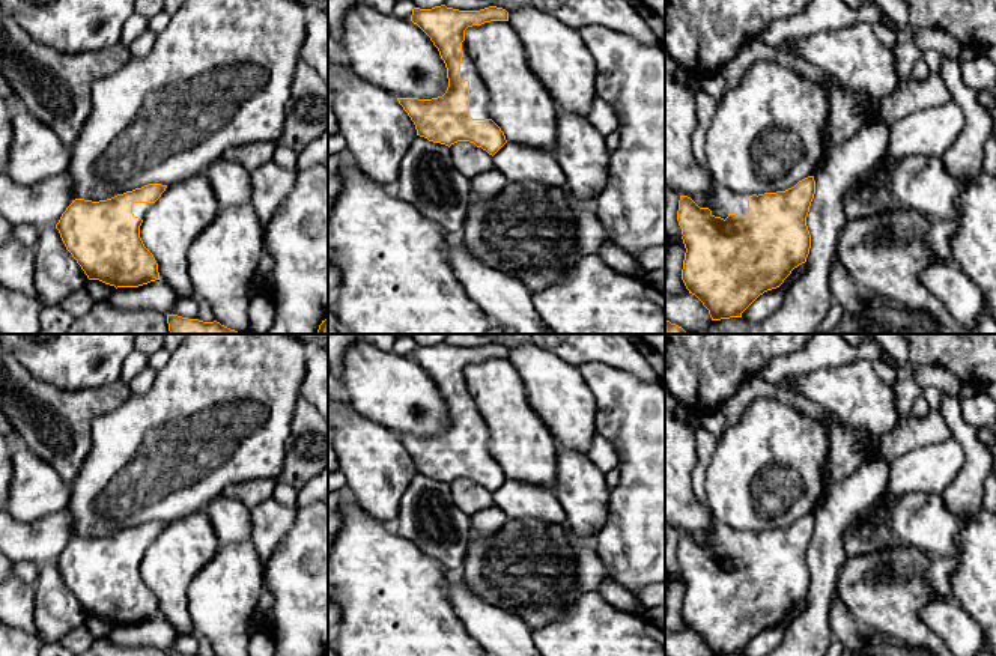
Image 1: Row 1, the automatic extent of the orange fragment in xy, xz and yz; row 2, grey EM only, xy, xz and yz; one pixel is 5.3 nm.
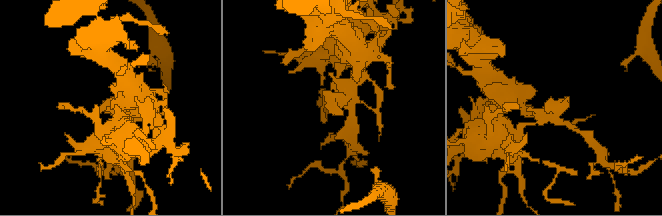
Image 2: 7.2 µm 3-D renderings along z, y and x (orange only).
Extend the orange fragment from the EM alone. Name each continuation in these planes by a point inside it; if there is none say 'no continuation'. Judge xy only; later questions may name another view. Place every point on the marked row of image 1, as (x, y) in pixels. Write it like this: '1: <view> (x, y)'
1: xy (139, 209)

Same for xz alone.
1: xz (479, 98)

